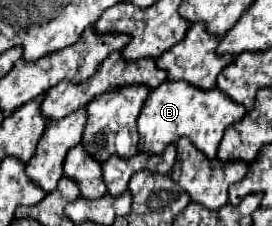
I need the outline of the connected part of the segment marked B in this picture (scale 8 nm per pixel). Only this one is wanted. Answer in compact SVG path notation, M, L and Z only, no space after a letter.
M164 81L160 87L150 91L138 117L138 135L142 151L148 155L160 155L160 151L176 143L180 137L188 137L192 145L206 155L206 159L214 159L224 131L232 123L238 123L244 113L246 111L244 107L240 107L240 103L232 103L224 93L216 89L192 91L192 87L188 87L186 83Z

